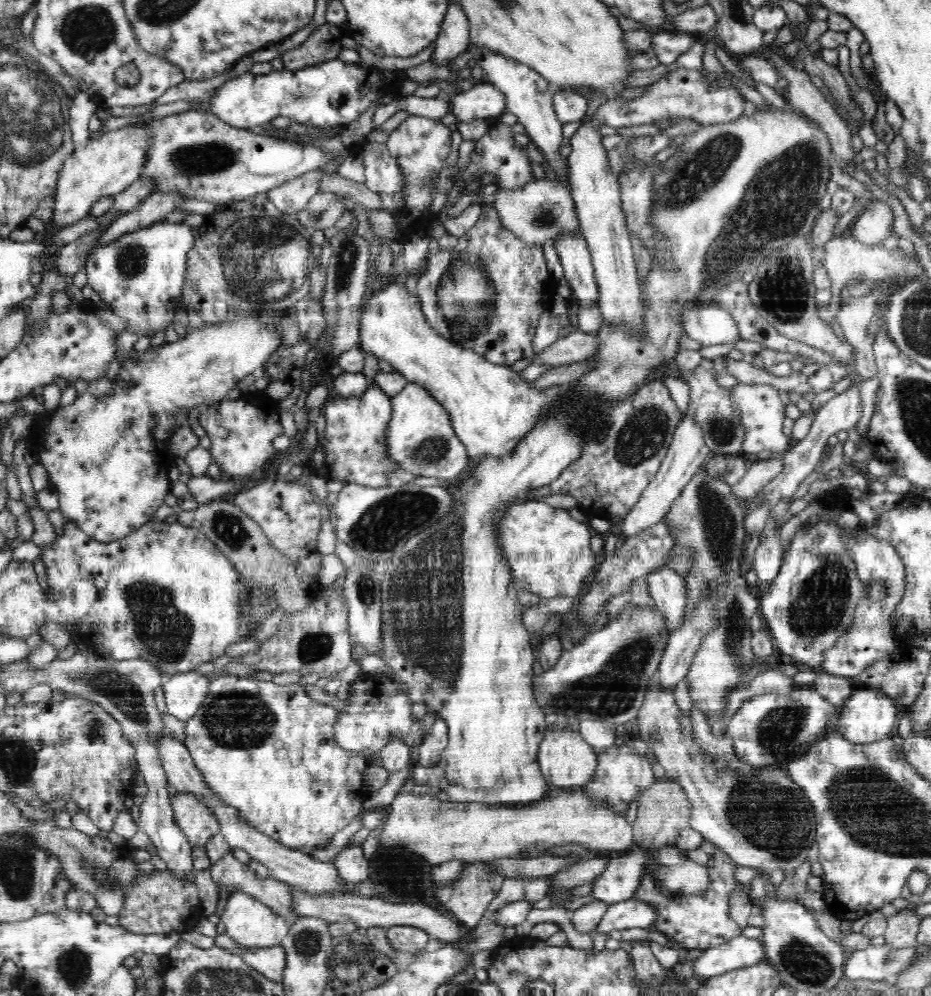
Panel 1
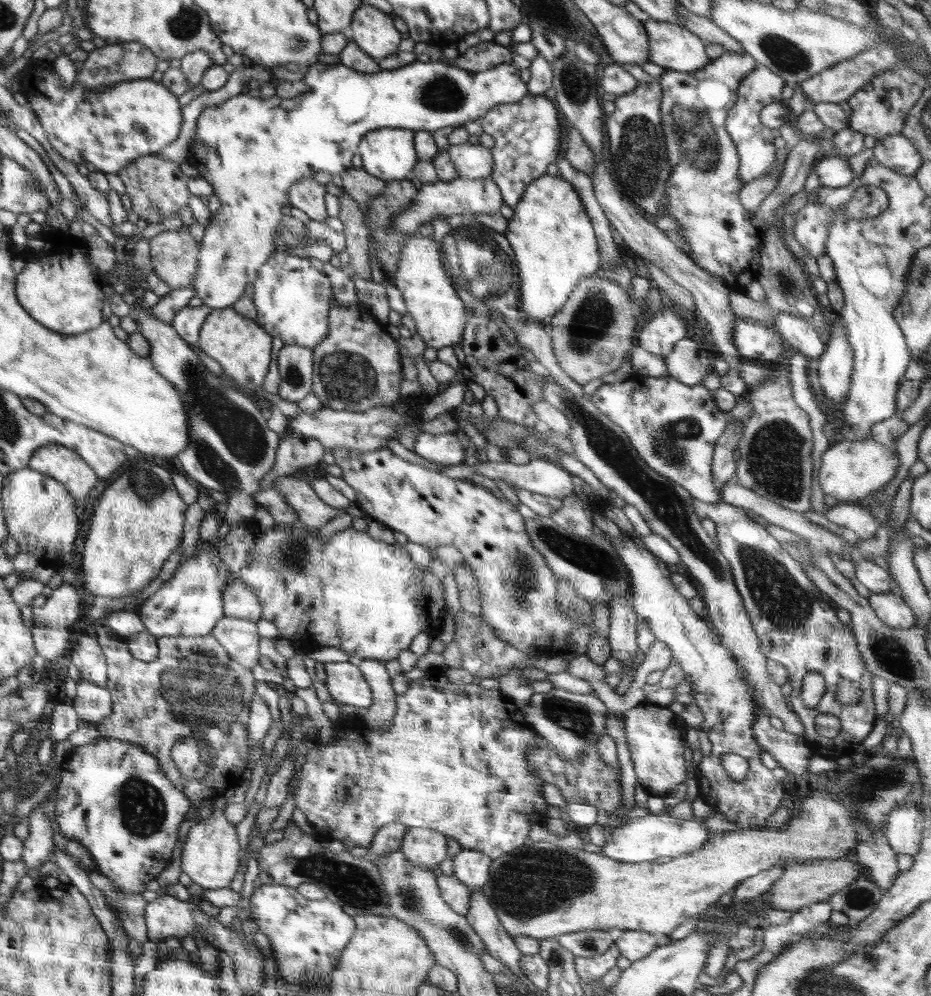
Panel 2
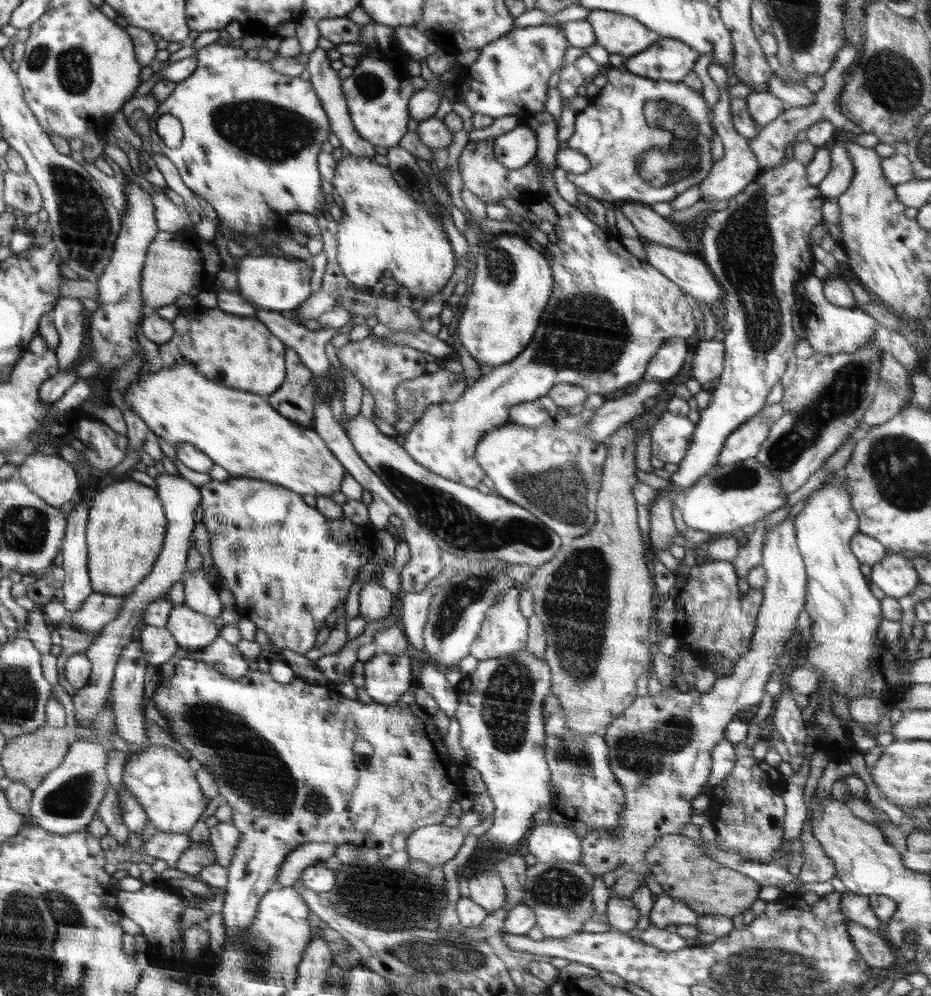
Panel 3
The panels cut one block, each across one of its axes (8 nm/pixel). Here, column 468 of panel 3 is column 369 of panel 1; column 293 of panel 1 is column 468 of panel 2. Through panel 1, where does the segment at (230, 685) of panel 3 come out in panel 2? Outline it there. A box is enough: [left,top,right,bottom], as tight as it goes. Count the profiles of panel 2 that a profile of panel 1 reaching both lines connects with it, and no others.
[288,672,548,861]

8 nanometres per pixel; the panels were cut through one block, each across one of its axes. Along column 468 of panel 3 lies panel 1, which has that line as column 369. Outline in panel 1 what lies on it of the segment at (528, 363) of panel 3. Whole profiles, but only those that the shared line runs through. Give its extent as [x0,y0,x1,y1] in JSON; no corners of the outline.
[304,384,397,488]

